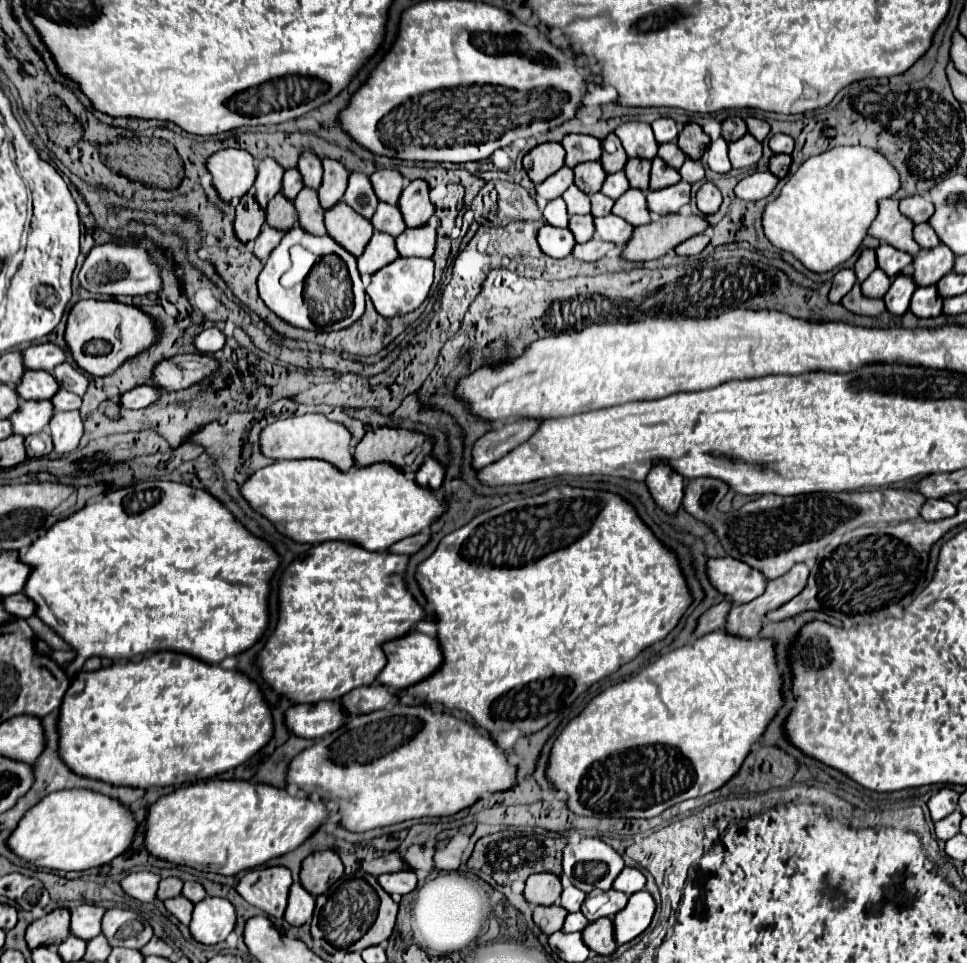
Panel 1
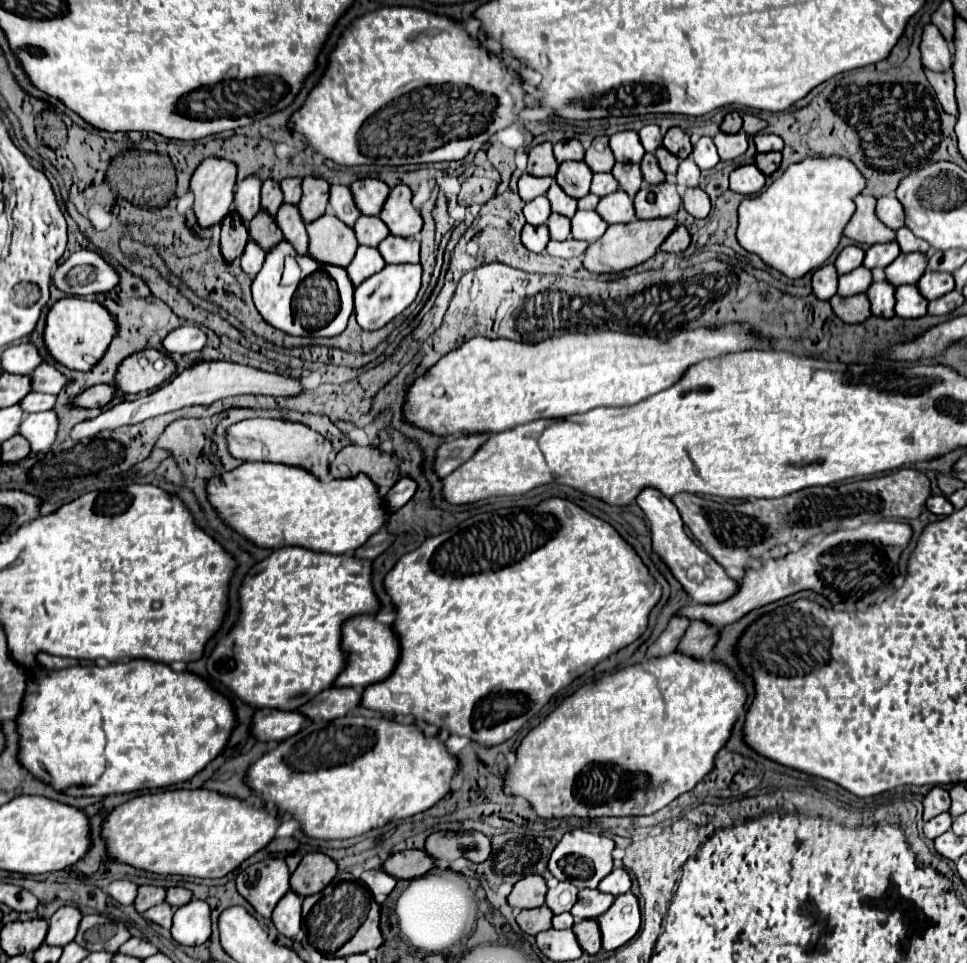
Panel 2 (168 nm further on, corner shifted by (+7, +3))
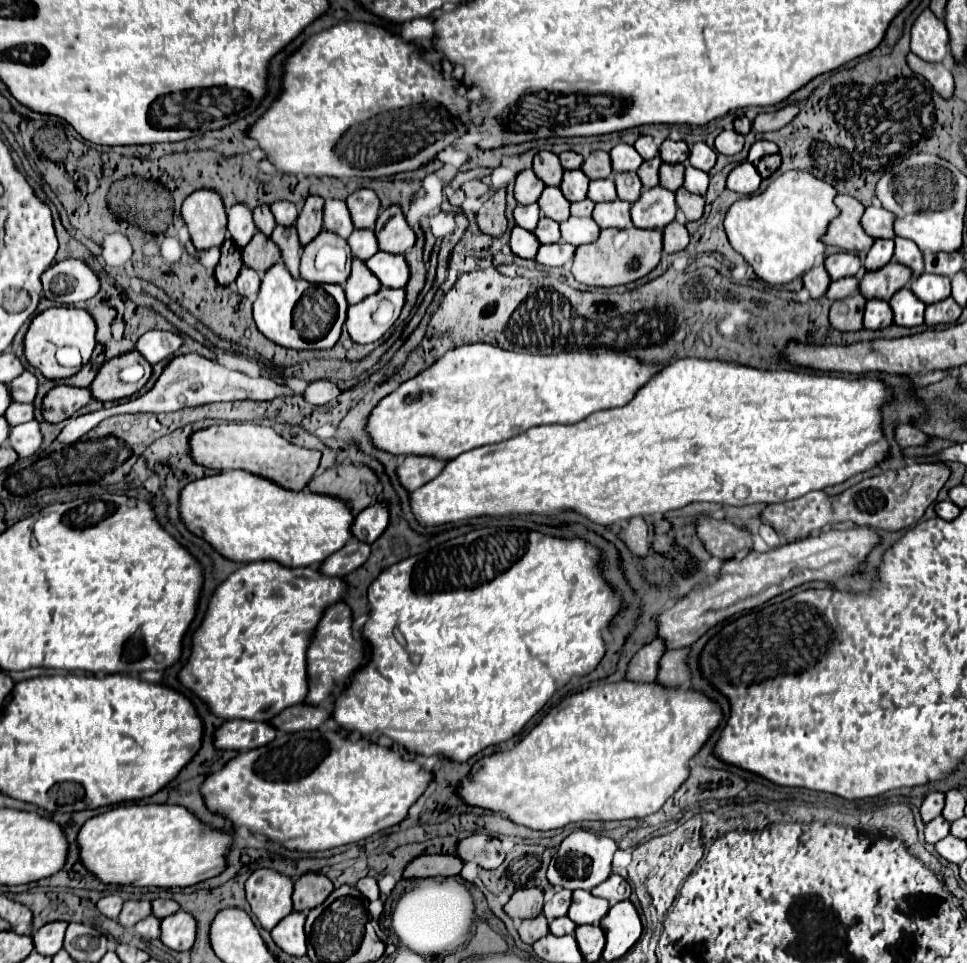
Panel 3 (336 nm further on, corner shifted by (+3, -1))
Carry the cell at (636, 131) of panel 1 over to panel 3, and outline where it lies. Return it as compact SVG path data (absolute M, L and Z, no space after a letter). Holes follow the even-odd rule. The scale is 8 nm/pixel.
M617 144L611 152L611 162L613 162L613 172L629 172L637 170L643 164L643 158L631 144Z

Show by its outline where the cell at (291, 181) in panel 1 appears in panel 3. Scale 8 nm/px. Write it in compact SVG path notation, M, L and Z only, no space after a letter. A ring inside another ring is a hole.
M261 204L253 210L253 220L255 220L255 226L257 230L261 230L263 234L271 236L273 228L275 228L275 220L273 220L273 212L271 212L271 206L269 204Z

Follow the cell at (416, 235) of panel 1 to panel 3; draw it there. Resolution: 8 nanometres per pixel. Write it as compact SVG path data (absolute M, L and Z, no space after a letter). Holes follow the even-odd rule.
M377 252L375 256L371 256L367 262L369 270L379 278L381 286L387 286L387 288L401 288L409 282L409 264L405 260L405 256L393 256L393 254L387 254L387 252Z

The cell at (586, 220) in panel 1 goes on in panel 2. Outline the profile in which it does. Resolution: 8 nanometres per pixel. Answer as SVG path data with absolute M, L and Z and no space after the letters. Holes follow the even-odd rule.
M551 214L545 224L549 228L549 238L551 240L565 240L565 238L569 238L569 218Z

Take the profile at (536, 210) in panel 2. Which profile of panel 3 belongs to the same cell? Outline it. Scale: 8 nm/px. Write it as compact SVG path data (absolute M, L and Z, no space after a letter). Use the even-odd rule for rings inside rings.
M519 204L515 208L513 216L515 216L517 226L521 226L525 230L533 230L533 228L537 228L537 220L541 218L541 210L539 210L539 204L529 204L529 206Z

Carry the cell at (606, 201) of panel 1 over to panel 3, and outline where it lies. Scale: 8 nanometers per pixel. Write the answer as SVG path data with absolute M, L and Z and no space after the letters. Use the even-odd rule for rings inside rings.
M587 198L581 202L575 202L575 204L571 204L571 216L591 216L593 206L595 206L595 202L587 200Z

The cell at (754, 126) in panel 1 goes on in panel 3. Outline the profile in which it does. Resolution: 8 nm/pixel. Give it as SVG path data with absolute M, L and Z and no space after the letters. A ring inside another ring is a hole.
M789 106L783 108L779 112L767 112L767 114L759 114L753 120L753 130L755 132L773 132L777 128L783 128L785 124L789 124L793 120L793 116L799 112L799 106Z

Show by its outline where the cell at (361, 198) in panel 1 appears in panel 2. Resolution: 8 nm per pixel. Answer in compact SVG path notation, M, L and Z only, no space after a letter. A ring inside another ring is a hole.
M331 186L329 206L333 208L335 216L347 226L353 226L355 220L361 216L357 212L357 206L353 204L353 196L349 196L349 186Z

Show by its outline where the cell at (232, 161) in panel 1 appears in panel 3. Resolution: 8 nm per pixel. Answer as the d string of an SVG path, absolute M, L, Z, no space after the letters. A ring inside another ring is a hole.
M209 188L195 190L183 202L181 216L199 250L223 244L227 232L227 210L219 192Z

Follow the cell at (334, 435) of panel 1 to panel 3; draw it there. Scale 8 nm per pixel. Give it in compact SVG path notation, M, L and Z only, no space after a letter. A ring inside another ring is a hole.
M253 422L219 424L195 432L191 438L191 452L193 452L193 460L197 460L197 464L203 464L207 468L247 470L293 490L305 490L309 486L321 460L319 450L295 446L289 440L285 440L281 434L277 434L273 428Z

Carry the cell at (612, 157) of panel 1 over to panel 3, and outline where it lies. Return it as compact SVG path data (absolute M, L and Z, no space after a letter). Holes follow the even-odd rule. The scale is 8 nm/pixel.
M595 150L591 152L591 156L583 162L583 172L589 176L589 180L597 180L597 178L611 178L613 176L613 168L611 168L611 158L607 152L603 150Z

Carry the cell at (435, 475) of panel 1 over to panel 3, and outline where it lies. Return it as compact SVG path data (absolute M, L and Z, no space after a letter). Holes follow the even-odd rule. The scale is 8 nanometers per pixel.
M377 502L369 508L365 508L363 512L359 512L355 516L355 522L353 522L353 534L355 538L363 540L363 542L375 542L381 532L387 528L387 522L389 522L389 508L387 508L387 502Z

